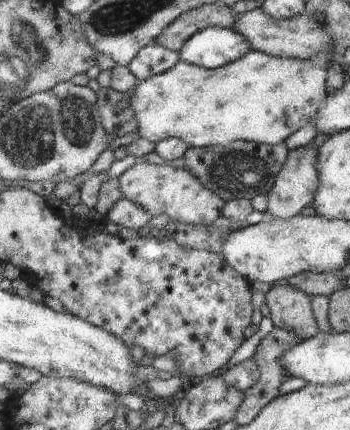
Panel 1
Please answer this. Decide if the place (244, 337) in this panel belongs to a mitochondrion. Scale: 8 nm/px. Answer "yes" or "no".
no

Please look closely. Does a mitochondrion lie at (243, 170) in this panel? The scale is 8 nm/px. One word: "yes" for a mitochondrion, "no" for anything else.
yes

